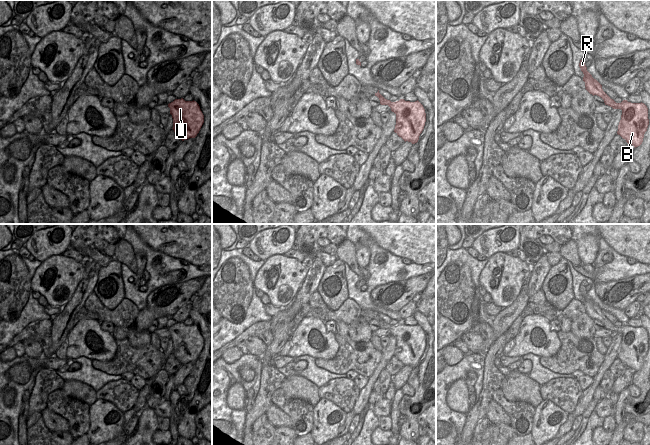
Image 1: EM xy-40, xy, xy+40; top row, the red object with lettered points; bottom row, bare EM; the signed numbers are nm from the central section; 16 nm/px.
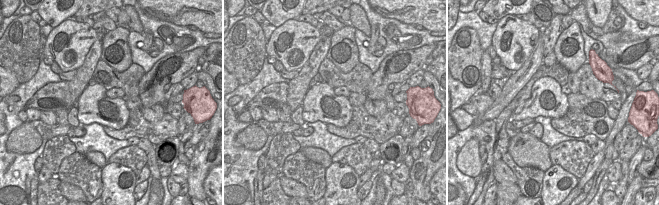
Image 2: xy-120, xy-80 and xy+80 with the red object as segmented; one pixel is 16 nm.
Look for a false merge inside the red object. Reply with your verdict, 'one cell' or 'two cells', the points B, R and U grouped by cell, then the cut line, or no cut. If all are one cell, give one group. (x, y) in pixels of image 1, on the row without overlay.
one cell | B R U | no cut

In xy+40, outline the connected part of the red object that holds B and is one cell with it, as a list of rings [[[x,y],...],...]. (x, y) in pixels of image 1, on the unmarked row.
[[[580,284],[579,291],[584,298],[583,305],[585,306],[585,313],[593,320],[597,319],[601,321],[605,329],[613,333],[622,334],[617,358],[635,372],[640,370],[649,349],[647,330],[642,326],[631,327],[627,324],[616,327],[603,315],[602,309],[587,295],[585,286]]]

